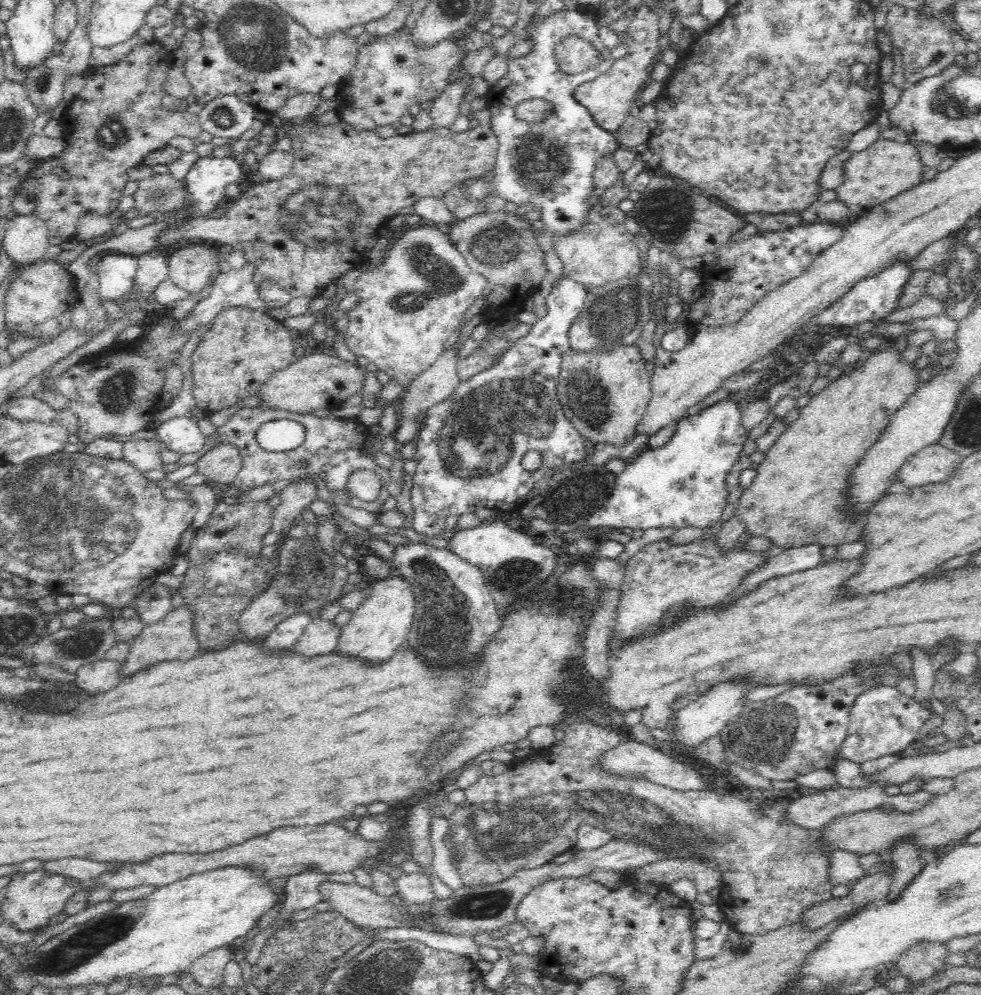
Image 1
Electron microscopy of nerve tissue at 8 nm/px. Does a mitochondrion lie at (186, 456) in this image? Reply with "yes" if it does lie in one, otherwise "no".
no

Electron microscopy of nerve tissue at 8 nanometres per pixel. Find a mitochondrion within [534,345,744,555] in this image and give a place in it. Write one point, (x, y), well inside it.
(592, 399)

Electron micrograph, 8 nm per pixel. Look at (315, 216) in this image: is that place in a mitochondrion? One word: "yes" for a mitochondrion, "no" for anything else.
yes

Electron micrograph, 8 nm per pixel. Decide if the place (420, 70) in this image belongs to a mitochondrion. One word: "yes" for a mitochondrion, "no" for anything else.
yes

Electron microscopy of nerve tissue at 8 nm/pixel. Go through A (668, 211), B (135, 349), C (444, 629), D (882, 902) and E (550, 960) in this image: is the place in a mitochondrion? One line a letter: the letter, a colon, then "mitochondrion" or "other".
A: mitochondrion
B: mitochondrion
C: mitochondrion
D: other
E: other

